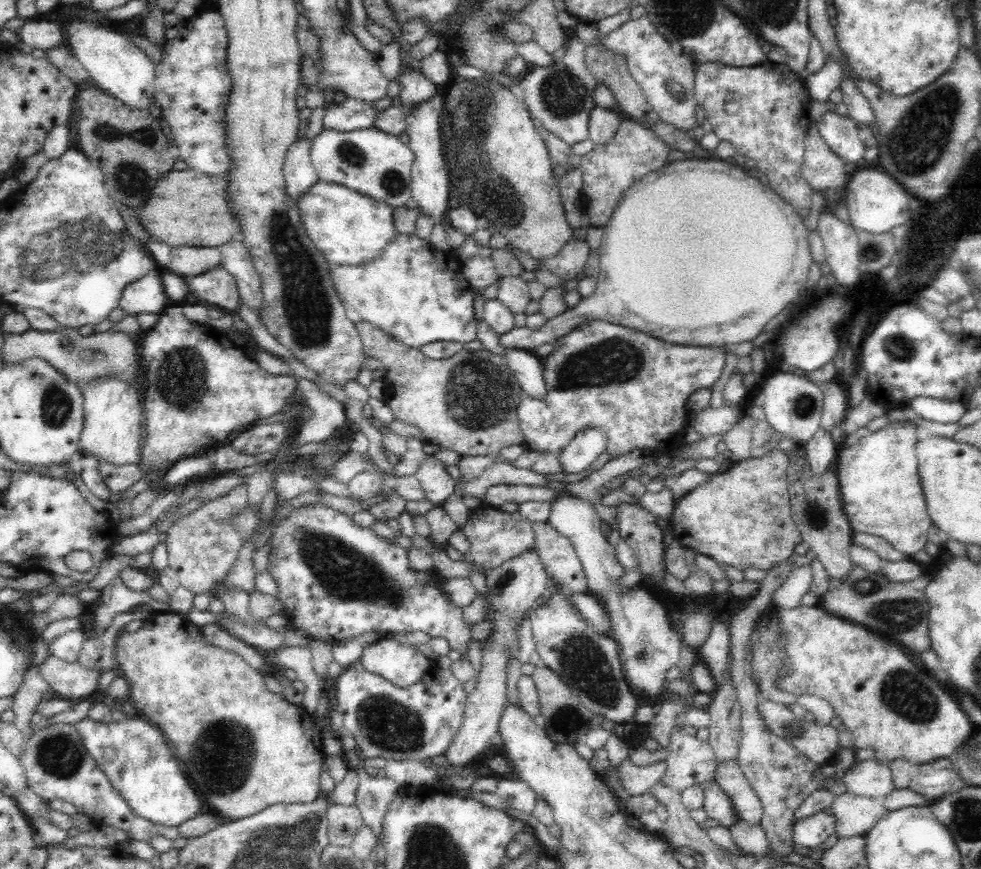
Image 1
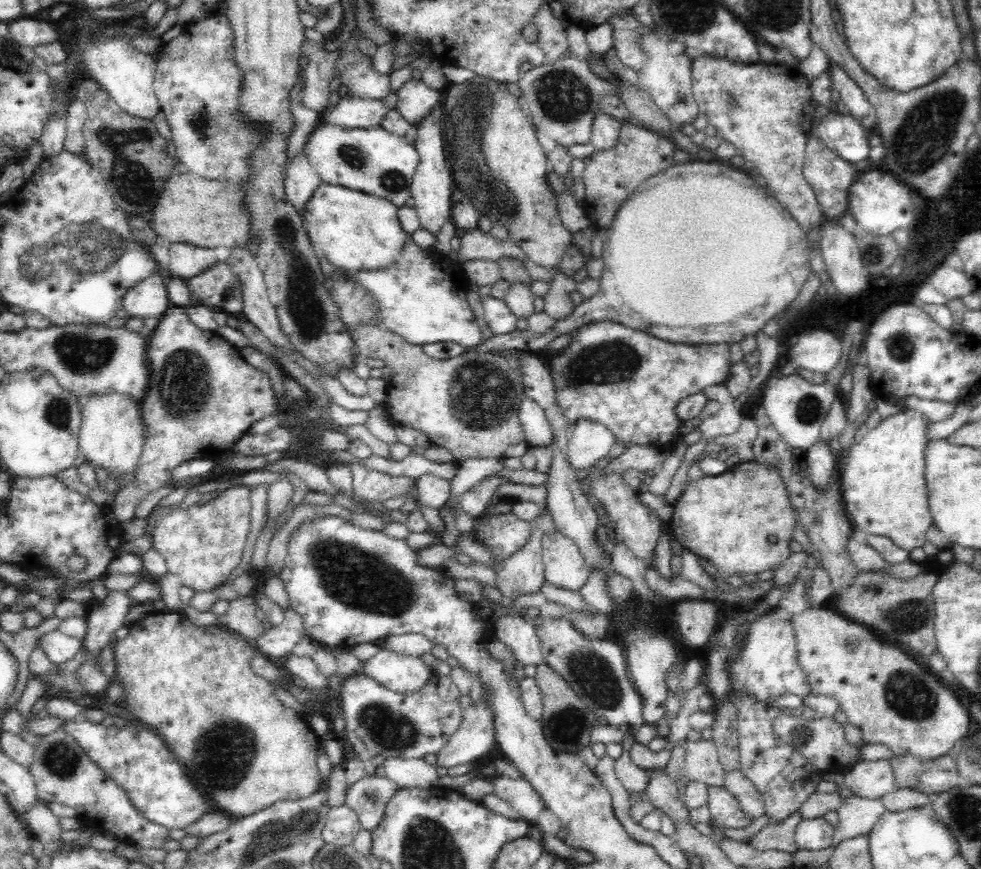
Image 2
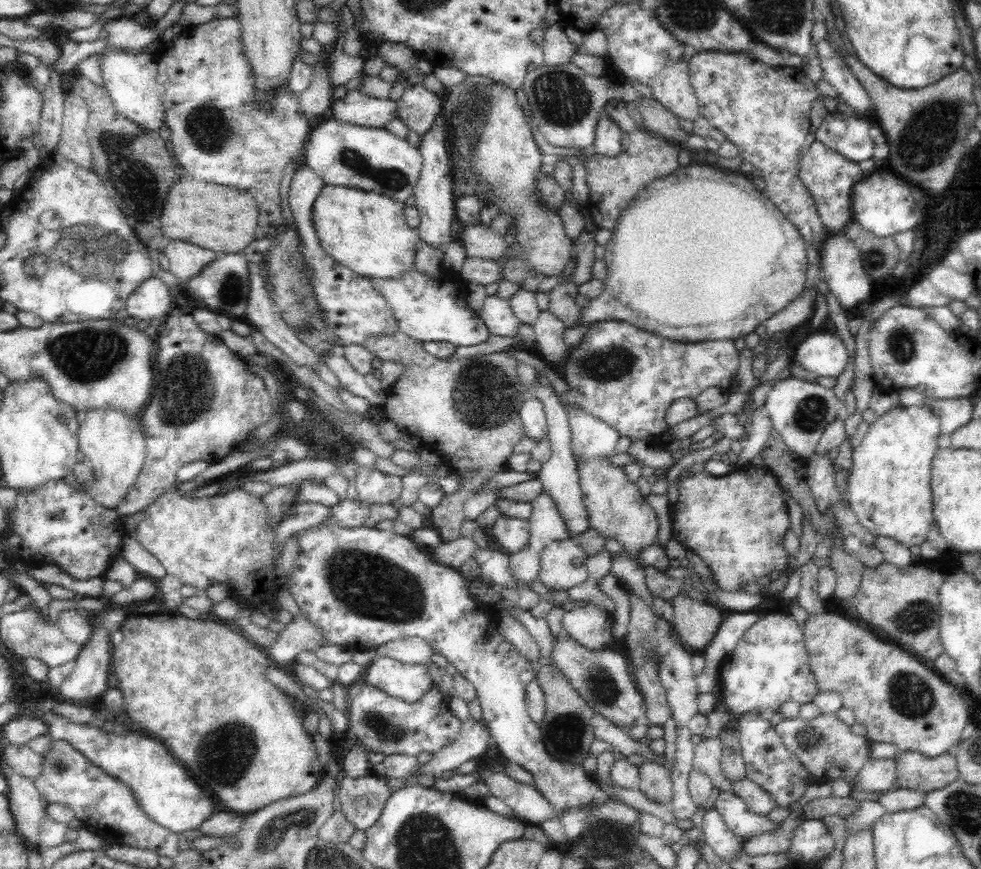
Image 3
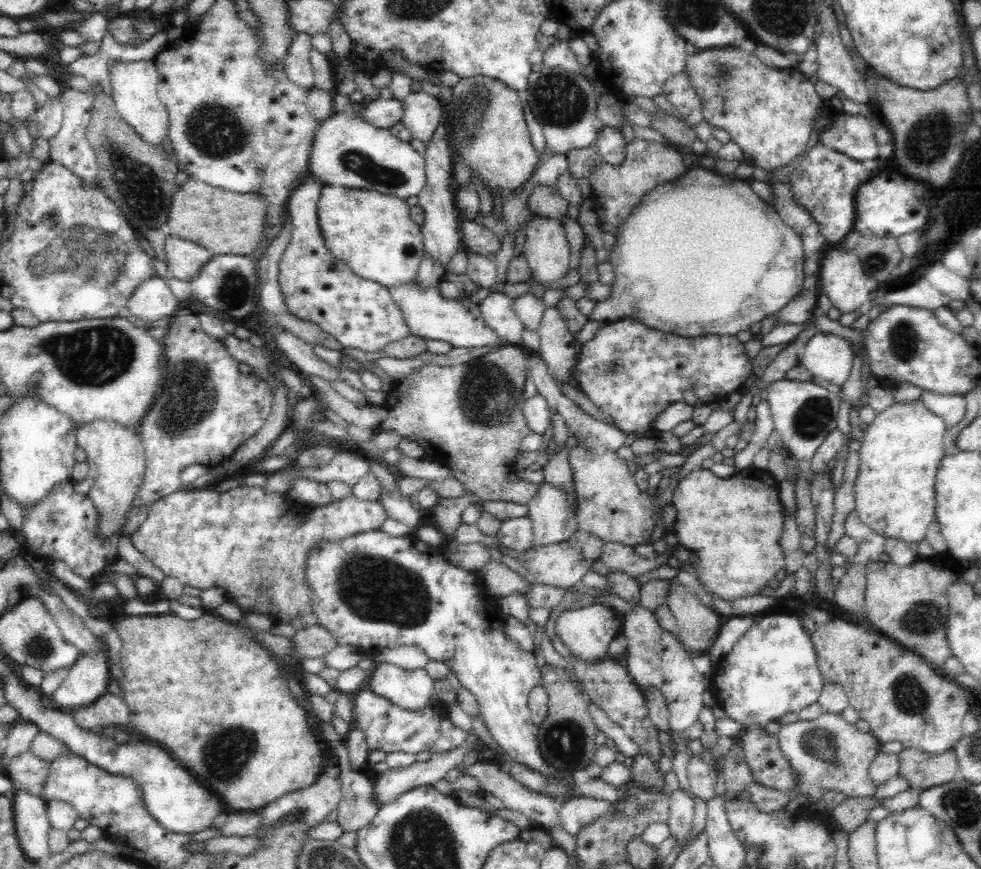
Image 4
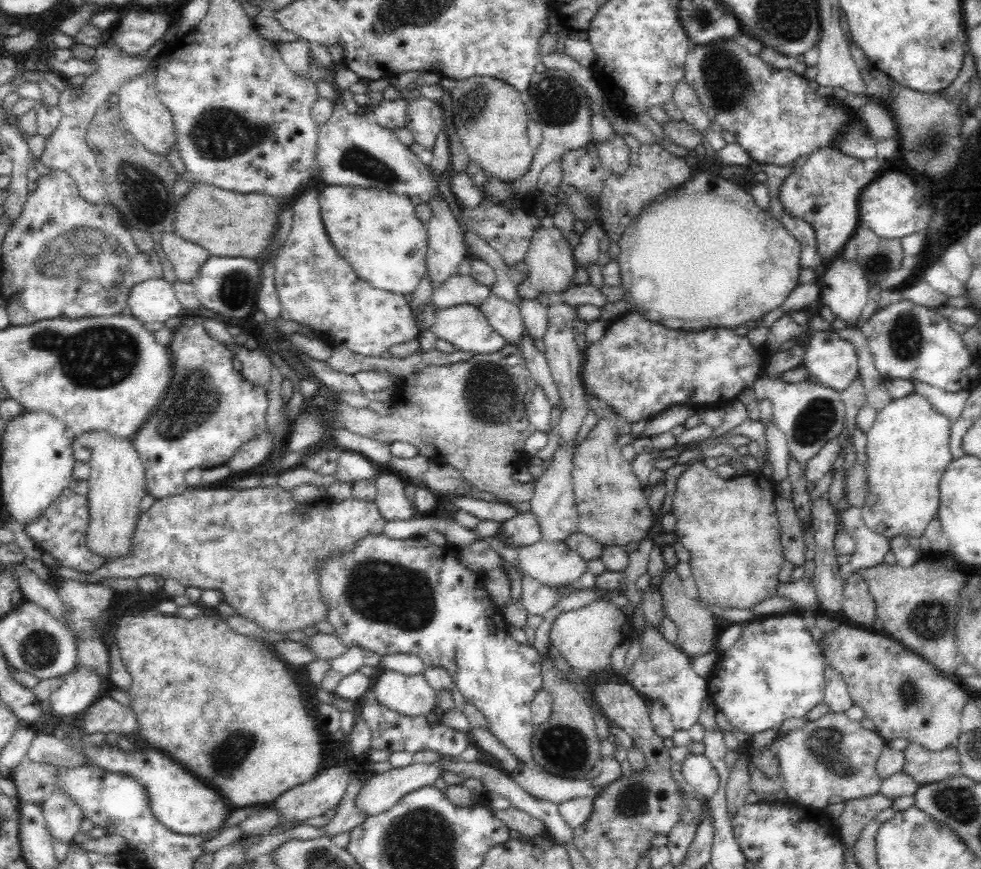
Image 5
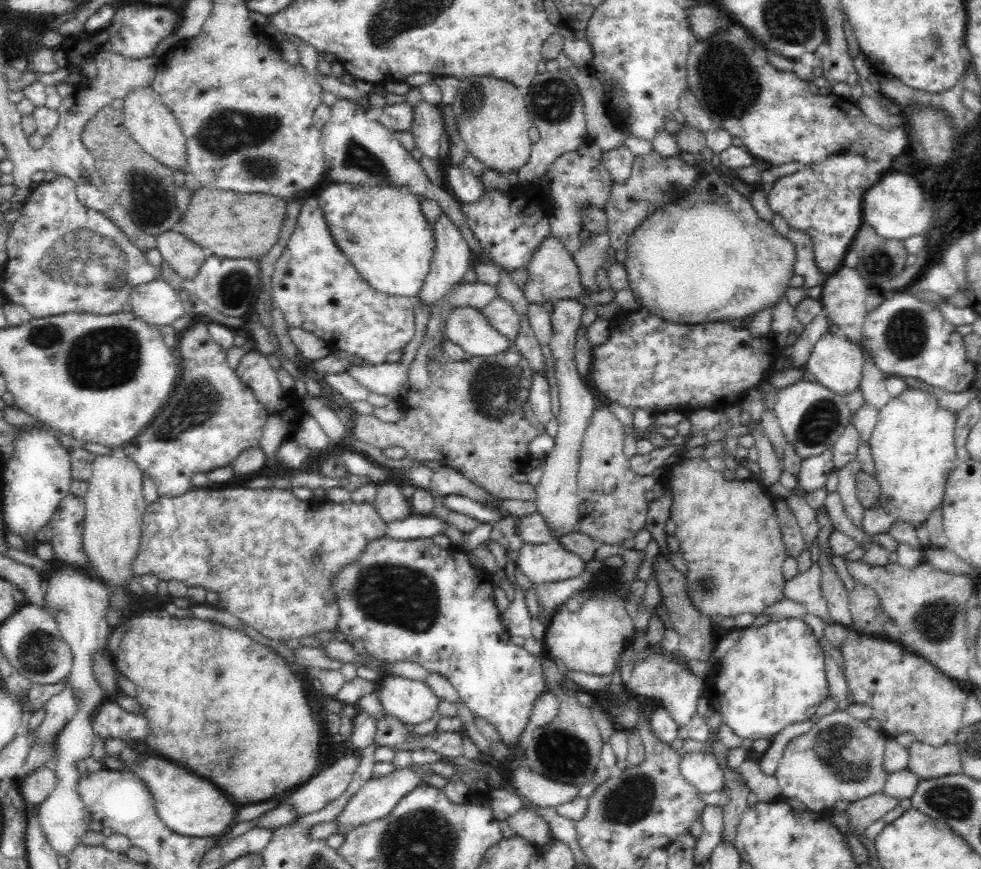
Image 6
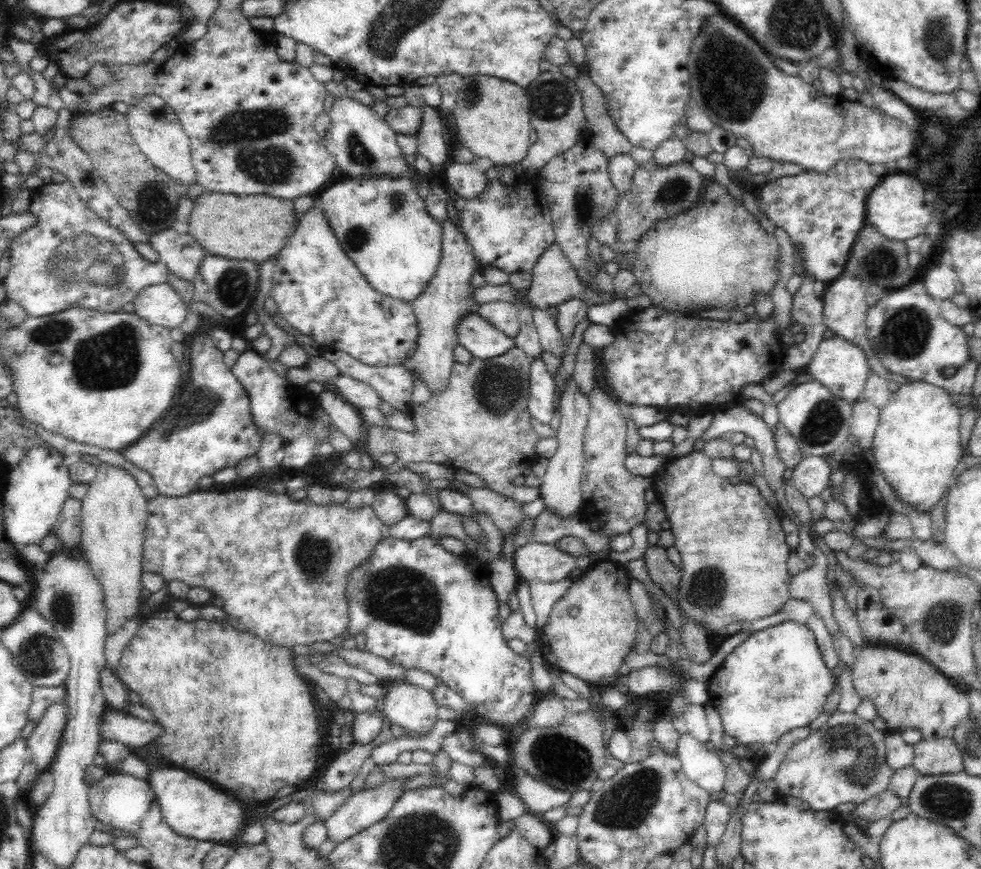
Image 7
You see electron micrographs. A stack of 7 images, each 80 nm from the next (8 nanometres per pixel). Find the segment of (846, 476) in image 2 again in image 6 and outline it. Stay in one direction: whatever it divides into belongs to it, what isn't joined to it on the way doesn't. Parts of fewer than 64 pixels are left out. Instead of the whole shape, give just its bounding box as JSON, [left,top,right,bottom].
[861,387,958,534]

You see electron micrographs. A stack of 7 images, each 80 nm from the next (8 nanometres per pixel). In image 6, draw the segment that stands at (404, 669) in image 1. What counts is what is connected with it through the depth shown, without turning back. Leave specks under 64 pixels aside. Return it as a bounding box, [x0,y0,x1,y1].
[376,675,439,725]

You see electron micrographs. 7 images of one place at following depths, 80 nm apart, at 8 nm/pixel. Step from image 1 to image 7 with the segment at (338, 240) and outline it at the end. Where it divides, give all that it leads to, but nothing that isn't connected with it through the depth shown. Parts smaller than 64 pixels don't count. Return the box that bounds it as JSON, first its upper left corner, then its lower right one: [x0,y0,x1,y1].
[317,176,442,303]

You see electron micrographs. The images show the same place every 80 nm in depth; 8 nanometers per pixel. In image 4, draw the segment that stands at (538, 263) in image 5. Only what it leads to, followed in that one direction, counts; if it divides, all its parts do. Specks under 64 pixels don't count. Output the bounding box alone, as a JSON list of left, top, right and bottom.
[505,212,571,299]

